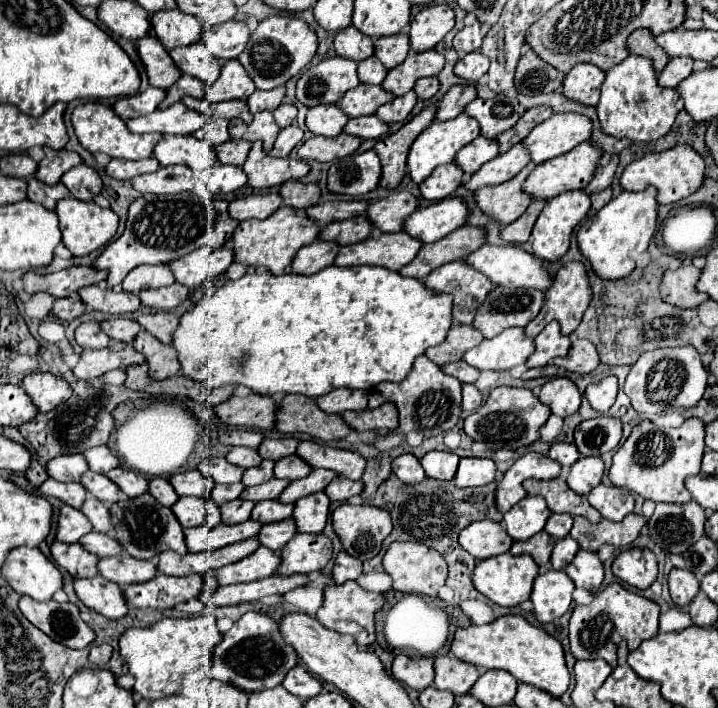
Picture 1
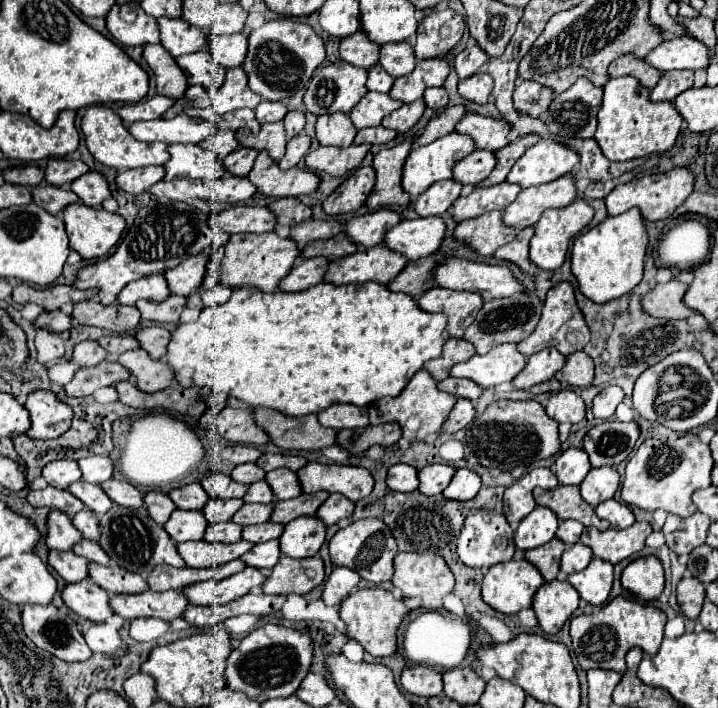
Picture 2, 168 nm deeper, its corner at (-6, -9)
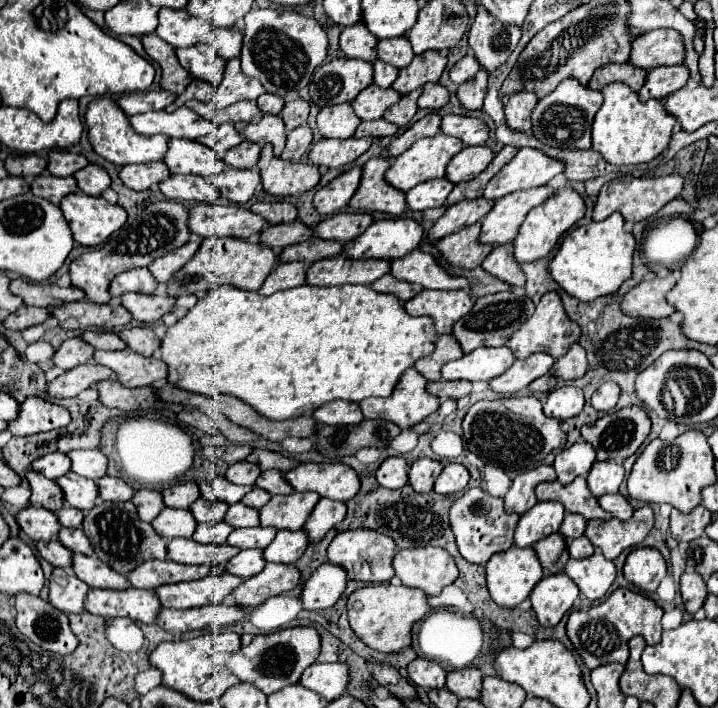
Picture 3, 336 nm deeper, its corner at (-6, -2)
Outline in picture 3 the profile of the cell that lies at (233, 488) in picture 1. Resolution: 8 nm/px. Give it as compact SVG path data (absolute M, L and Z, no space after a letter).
M198 498L192 506L190 506L190 512L194 514L196 522L220 522L224 518L228 510L228 504L222 502L222 500L214 500L214 502L208 502L204 498Z

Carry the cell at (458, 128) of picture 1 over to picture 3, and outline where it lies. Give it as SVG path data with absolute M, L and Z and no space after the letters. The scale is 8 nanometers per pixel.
M442 132L430 138L420 138L412 148L400 154L386 172L386 180L402 192L408 192L430 178L444 178L446 166L464 144Z

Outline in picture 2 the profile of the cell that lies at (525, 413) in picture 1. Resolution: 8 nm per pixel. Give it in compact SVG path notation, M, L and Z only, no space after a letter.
M496 401L486 407L486 411L476 417L466 427L466 443L472 447L474 455L480 459L482 467L494 469L508 465L524 465L552 457L560 451L558 423L550 419L538 401Z

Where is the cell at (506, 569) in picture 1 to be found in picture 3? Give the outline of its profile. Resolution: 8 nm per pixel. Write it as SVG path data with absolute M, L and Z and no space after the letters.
M512 546L506 552L494 554L486 564L488 592L502 608L514 608L524 602L542 576L544 570L532 548Z

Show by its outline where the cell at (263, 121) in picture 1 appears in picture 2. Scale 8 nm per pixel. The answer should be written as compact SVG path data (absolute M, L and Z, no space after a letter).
M264 123L260 127L258 135L252 135L250 131L240 129L236 133L236 139L240 145L246 145L256 151L268 151L274 161L280 161L286 151L286 135L284 135L284 125L278 123Z

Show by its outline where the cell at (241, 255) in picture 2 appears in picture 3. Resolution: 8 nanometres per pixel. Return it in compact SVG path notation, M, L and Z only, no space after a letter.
M212 238L200 244L196 256L184 268L180 268L180 272L176 272L176 276L166 286L168 294L174 298L184 294L198 294L224 284L232 284L246 290L260 290L276 264L278 264L276 252L264 244L240 238Z

